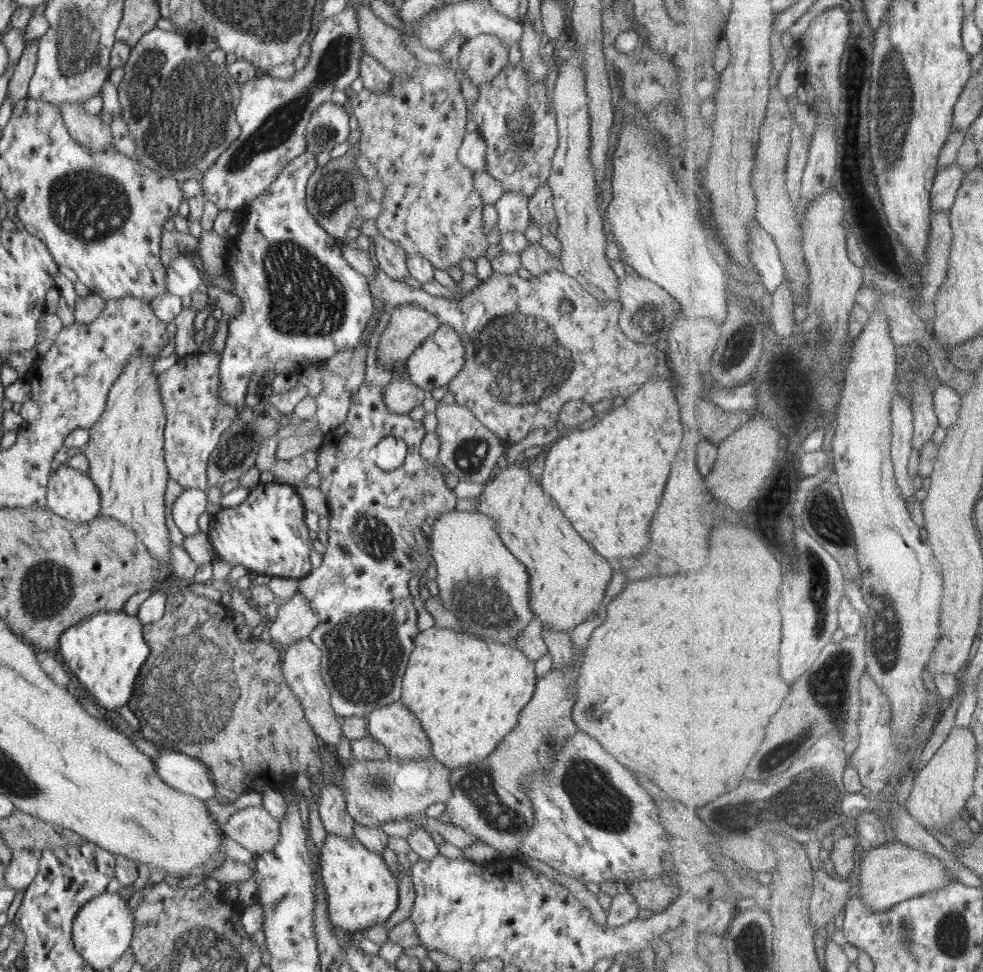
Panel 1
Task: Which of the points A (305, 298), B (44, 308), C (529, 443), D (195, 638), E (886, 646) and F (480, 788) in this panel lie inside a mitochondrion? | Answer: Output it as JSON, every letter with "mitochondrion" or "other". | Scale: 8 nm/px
{"A":"mitochondrion","B":"other","C":"other","D":"mitochondrion","E":"mitochondrion","F":"mitochondrion"}

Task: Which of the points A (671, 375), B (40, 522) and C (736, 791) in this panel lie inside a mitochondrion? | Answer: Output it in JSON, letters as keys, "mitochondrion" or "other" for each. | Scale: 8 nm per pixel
{"A":"other","B":"other","C":"other"}

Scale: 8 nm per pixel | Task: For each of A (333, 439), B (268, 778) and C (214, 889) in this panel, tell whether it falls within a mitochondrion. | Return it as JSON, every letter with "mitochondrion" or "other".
{"A":"other","B":"other","C":"other"}

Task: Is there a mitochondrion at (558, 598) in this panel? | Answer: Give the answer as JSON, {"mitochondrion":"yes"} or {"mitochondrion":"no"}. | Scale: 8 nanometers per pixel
{"mitochondrion":"no"}

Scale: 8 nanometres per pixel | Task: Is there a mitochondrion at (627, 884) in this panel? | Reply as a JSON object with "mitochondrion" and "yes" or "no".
{"mitochondrion":"no"}

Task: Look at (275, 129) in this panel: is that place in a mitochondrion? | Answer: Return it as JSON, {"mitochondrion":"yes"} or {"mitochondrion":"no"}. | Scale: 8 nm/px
{"mitochondrion":"yes"}

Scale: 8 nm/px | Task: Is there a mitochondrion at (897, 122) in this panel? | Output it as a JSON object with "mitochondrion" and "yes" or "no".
{"mitochondrion":"yes"}

